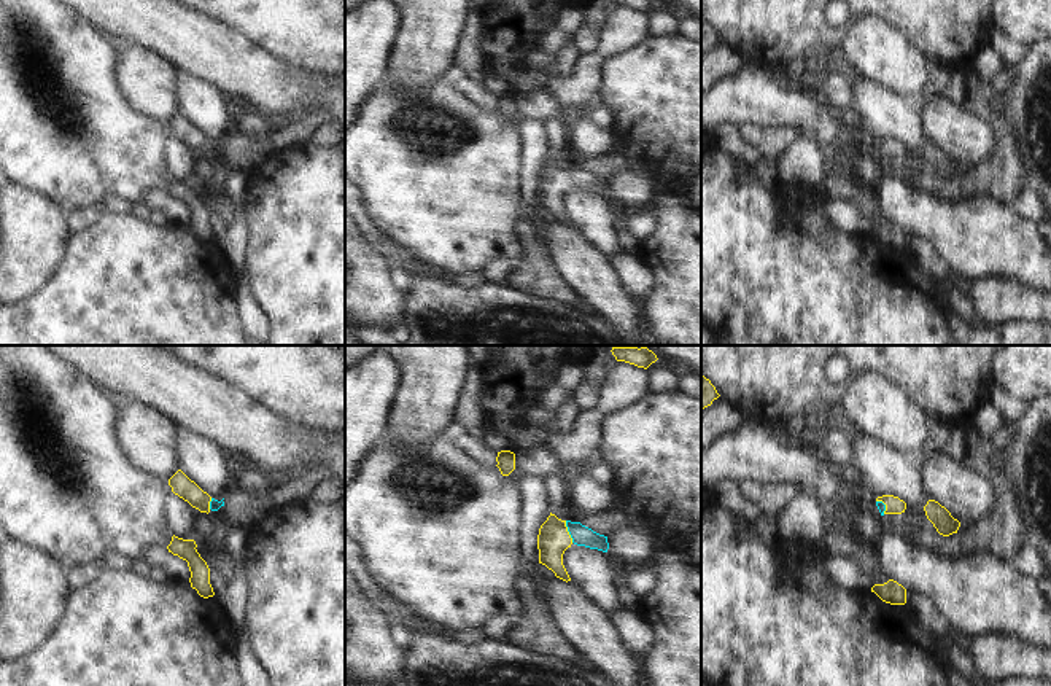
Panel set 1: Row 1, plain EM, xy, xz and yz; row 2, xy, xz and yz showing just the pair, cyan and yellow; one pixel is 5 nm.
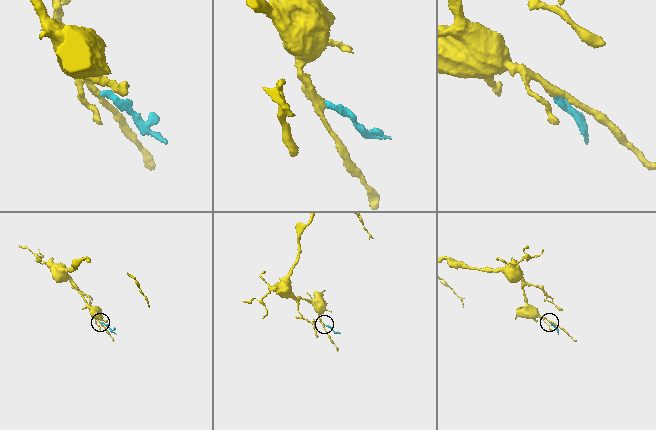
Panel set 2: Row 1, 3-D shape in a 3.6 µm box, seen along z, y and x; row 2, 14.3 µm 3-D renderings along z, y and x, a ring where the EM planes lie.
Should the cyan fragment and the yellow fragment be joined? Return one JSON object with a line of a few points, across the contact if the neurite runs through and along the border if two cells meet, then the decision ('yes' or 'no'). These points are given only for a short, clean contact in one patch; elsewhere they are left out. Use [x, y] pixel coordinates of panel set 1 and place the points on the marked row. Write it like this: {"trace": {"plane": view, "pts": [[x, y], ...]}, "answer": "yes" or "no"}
{"trace": {"plane": "xz", "pts": [[581, 535], [568, 530], [554, 538]]}, "answer": "yes"}

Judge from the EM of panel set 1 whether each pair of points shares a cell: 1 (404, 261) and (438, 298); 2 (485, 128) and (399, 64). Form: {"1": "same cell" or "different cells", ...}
{"1": "different cells", "2": "different cells"}

